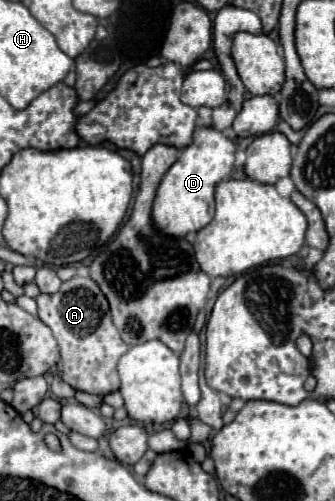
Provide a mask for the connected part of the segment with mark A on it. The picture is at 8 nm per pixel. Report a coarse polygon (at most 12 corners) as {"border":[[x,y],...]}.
{"border":[[90,276],[38,294],[74,390],[120,388],[128,350]]}

